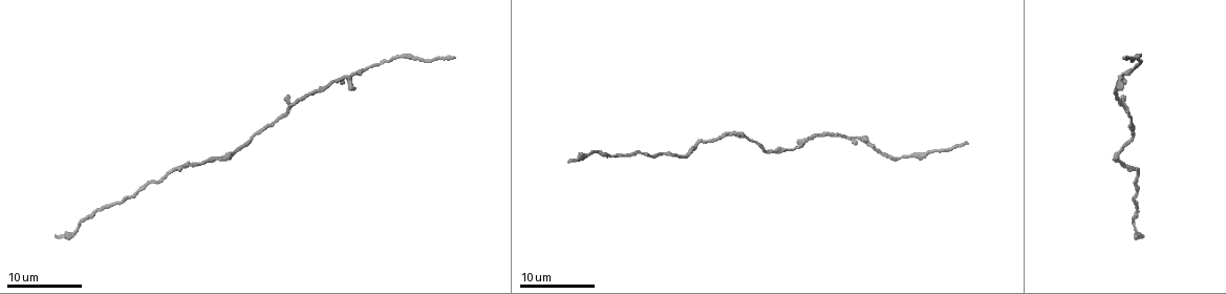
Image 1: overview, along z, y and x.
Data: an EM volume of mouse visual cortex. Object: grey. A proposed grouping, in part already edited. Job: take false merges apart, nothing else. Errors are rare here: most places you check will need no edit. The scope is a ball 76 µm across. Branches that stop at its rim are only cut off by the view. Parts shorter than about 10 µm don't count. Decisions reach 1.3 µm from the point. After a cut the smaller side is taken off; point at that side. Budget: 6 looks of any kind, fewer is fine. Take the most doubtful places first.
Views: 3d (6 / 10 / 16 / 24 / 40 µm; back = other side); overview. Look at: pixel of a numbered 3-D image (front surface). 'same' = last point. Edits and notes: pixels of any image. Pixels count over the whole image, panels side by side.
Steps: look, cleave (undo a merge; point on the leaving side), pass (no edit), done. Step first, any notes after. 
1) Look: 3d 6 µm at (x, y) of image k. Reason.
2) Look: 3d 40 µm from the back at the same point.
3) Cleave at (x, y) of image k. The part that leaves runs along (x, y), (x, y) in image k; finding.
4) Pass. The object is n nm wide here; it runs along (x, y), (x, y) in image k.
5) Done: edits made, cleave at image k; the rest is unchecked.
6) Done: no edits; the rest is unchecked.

Look: 3d 6 µm at (338, 81) of image 1. Thick turns thin.

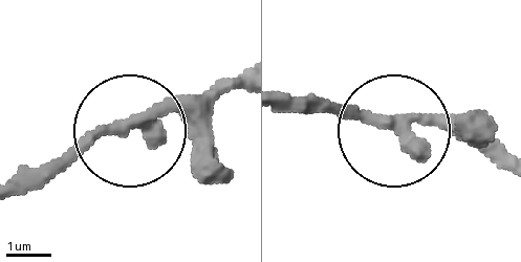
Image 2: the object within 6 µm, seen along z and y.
Pass. It runs along (280, 108), (348, 108), (415, 134), (502, 142) in image 2; all the same cell.

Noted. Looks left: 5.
Look: 3d 10 µm at (700, 141) of image 1.

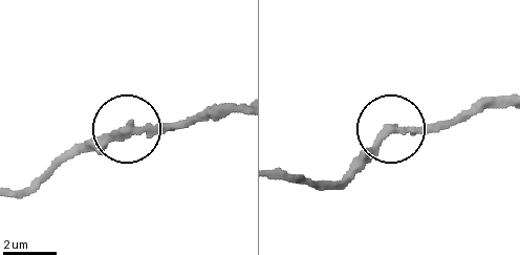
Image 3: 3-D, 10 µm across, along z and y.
Pass. The object is 270 nm wide here; it runs along (239, 105), (206, 109), (178, 125), (131, 125), (80, 143) in image 3; one cell here.

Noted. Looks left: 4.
Look: 3d 16 µm at (762, 149) of image 1.

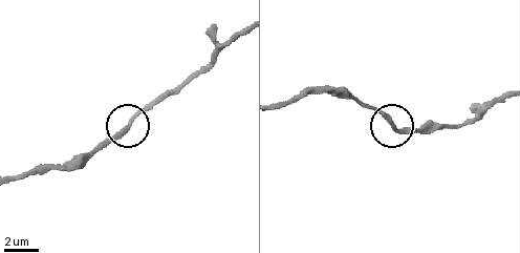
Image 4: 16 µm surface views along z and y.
Look: 3d 16 µm from the back at (393, 128) of image 4.

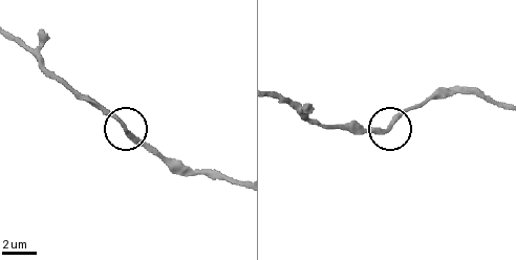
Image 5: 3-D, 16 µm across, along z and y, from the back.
Pass. The object is 240 nm wide here; continuous, no second cell.

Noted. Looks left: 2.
Done: no edits; the rest is unchecked.

